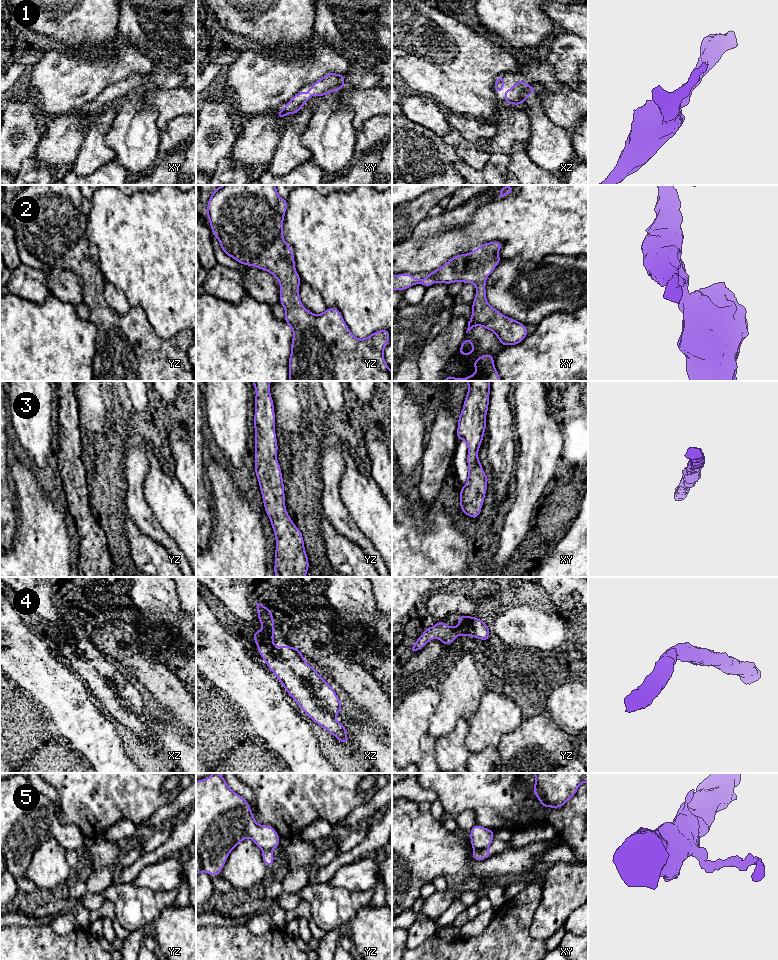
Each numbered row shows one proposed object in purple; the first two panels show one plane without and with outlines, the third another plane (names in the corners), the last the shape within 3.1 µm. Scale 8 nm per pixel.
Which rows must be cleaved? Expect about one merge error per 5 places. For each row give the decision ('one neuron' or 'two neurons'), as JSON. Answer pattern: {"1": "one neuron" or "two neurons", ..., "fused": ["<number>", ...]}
{"1": "one neuron", "2": "one neuron", "3": "one neuron", "4": "one neuron", "5": "two neurons", "fused": ["5"]}

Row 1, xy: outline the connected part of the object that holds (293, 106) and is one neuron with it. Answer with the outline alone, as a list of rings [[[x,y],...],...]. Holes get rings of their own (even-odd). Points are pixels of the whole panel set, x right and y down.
[[[327,73],[321,79],[313,82],[313,86],[309,88],[305,94],[303,90],[298,92],[290,101],[286,103],[282,111],[277,111],[277,116],[282,120],[286,115],[297,114],[305,103],[308,103],[310,97],[314,95],[324,97],[328,93],[342,90],[345,84],[345,76],[337,73]]]

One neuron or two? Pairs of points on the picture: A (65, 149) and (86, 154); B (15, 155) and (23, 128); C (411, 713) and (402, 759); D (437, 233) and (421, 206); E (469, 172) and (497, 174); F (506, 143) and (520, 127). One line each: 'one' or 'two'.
A: two
B: one
C: one
D: two
E: one
F: one

